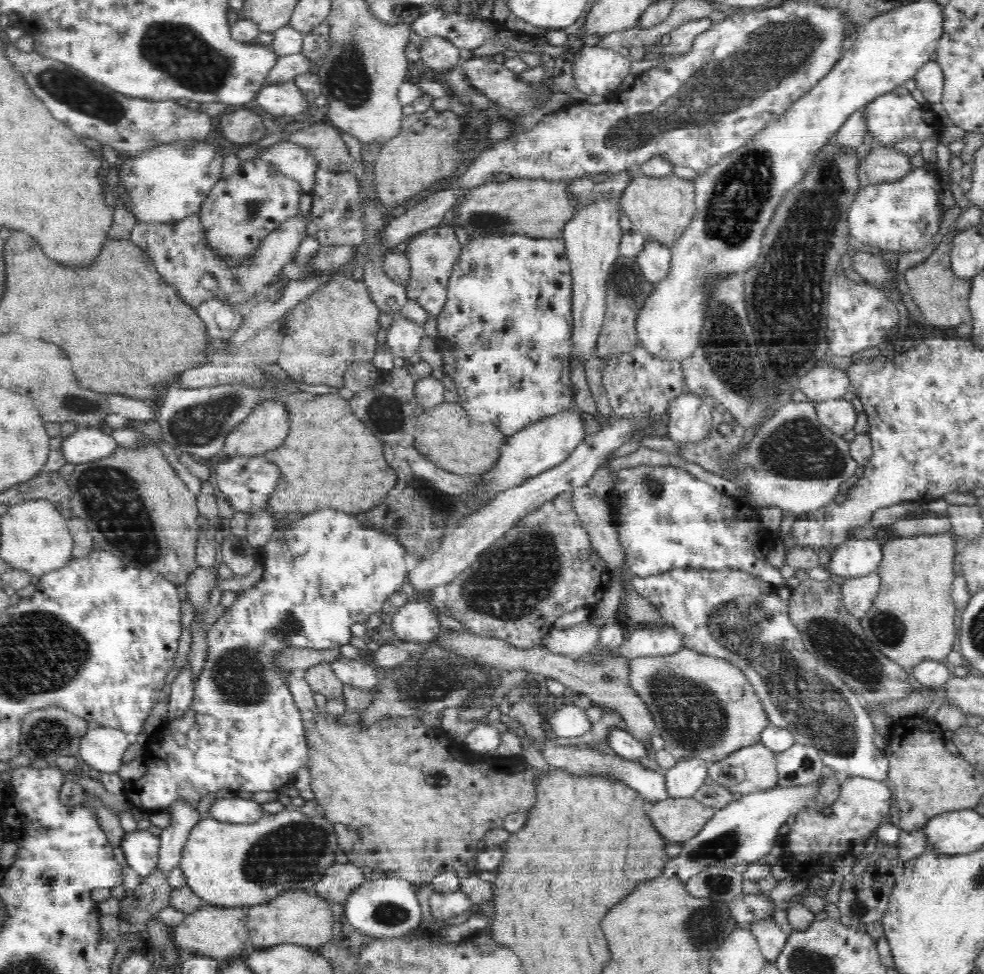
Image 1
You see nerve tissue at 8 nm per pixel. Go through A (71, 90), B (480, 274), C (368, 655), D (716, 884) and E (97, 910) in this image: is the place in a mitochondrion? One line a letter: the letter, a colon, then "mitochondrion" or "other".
A: mitochondrion
B: other
C: other
D: mitochondrion
E: other

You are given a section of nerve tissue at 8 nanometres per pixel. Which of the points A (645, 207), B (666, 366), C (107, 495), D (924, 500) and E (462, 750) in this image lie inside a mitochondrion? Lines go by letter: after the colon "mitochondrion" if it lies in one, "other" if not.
A: other
B: other
C: mitochondrion
D: other
E: other

